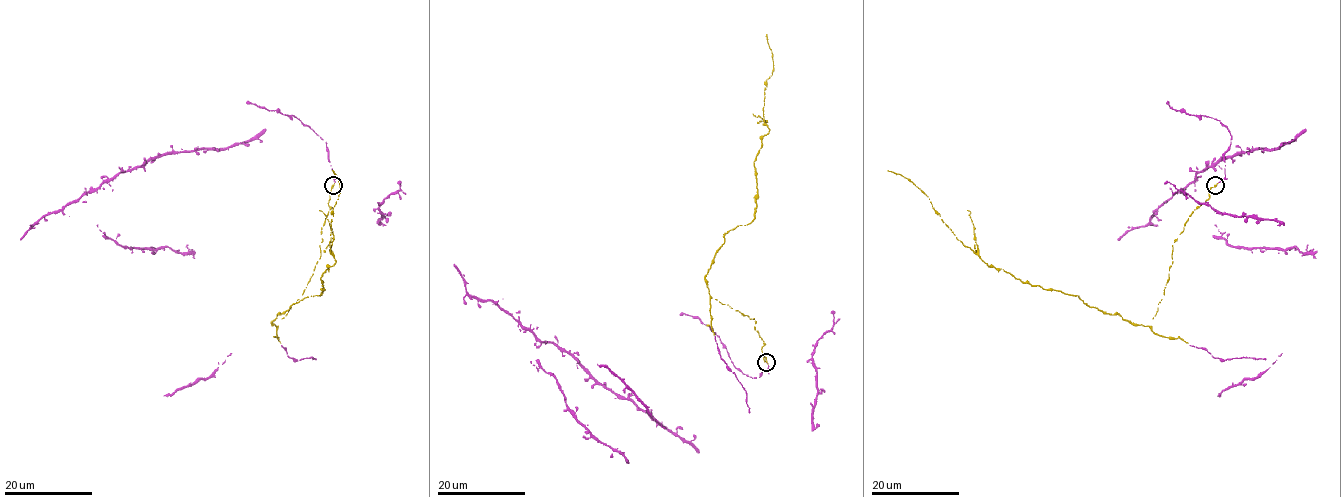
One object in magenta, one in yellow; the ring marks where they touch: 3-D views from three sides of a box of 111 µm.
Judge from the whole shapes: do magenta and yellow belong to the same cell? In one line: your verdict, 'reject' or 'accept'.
accept

